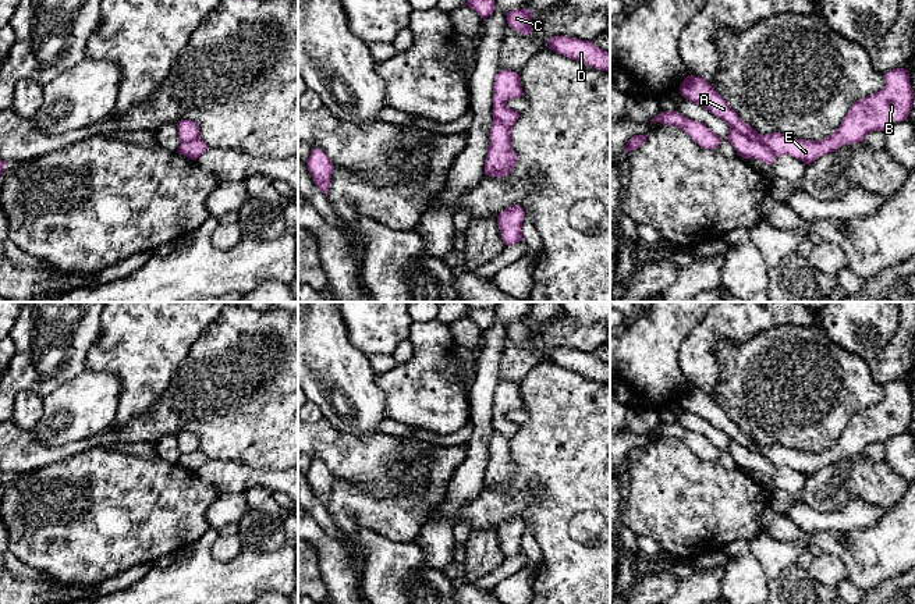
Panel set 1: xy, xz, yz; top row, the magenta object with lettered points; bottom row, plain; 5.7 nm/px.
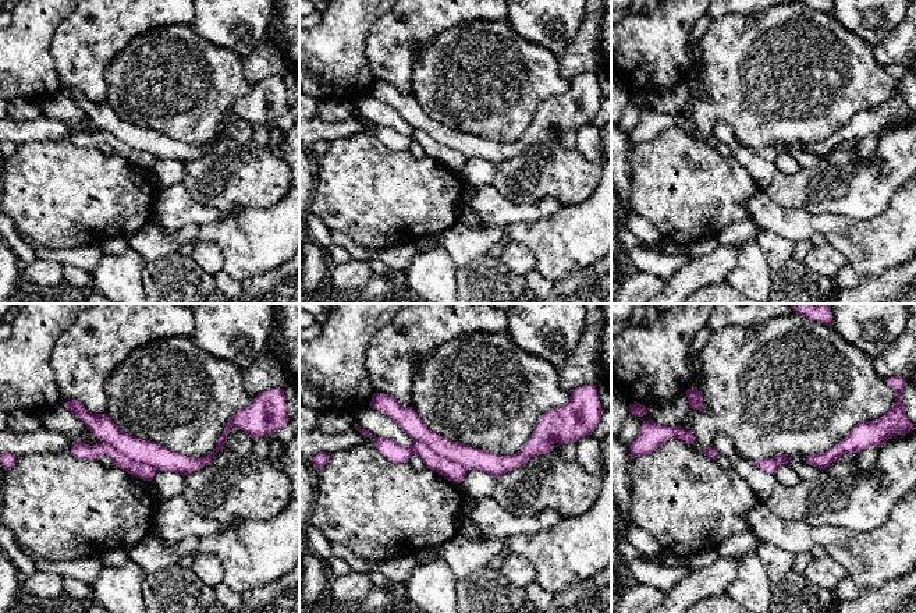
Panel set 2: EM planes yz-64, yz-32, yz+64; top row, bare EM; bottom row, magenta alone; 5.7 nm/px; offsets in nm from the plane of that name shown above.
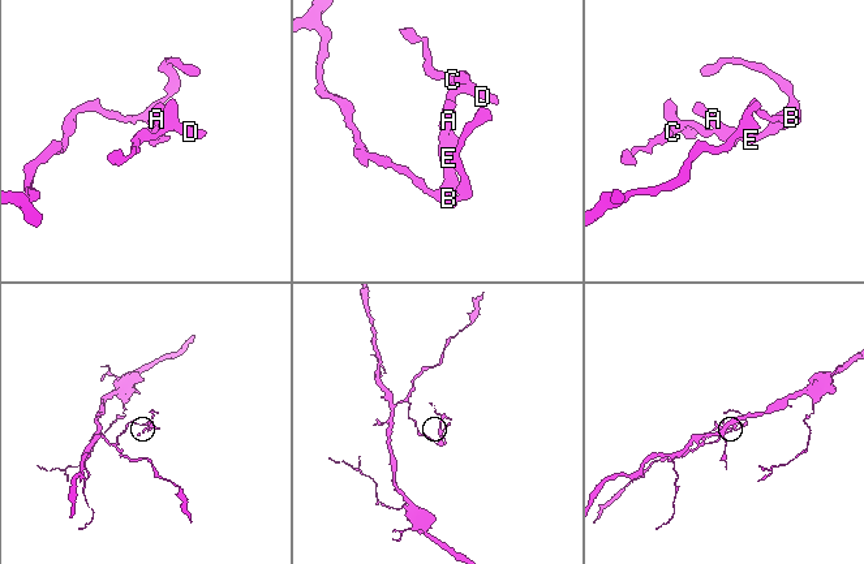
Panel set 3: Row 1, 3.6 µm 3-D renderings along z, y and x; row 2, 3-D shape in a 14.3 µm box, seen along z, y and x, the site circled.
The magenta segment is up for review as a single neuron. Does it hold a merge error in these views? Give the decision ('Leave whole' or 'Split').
Split

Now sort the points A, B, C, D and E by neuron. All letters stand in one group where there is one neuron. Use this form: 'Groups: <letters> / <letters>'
Groups: A B E / C D

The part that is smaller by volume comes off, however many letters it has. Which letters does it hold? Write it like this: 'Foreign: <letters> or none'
Foreign: C, D

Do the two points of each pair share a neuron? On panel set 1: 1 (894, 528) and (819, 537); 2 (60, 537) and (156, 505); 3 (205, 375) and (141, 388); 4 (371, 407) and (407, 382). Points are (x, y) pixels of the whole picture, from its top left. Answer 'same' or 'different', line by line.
1: same
2: same
3: different
4: different

